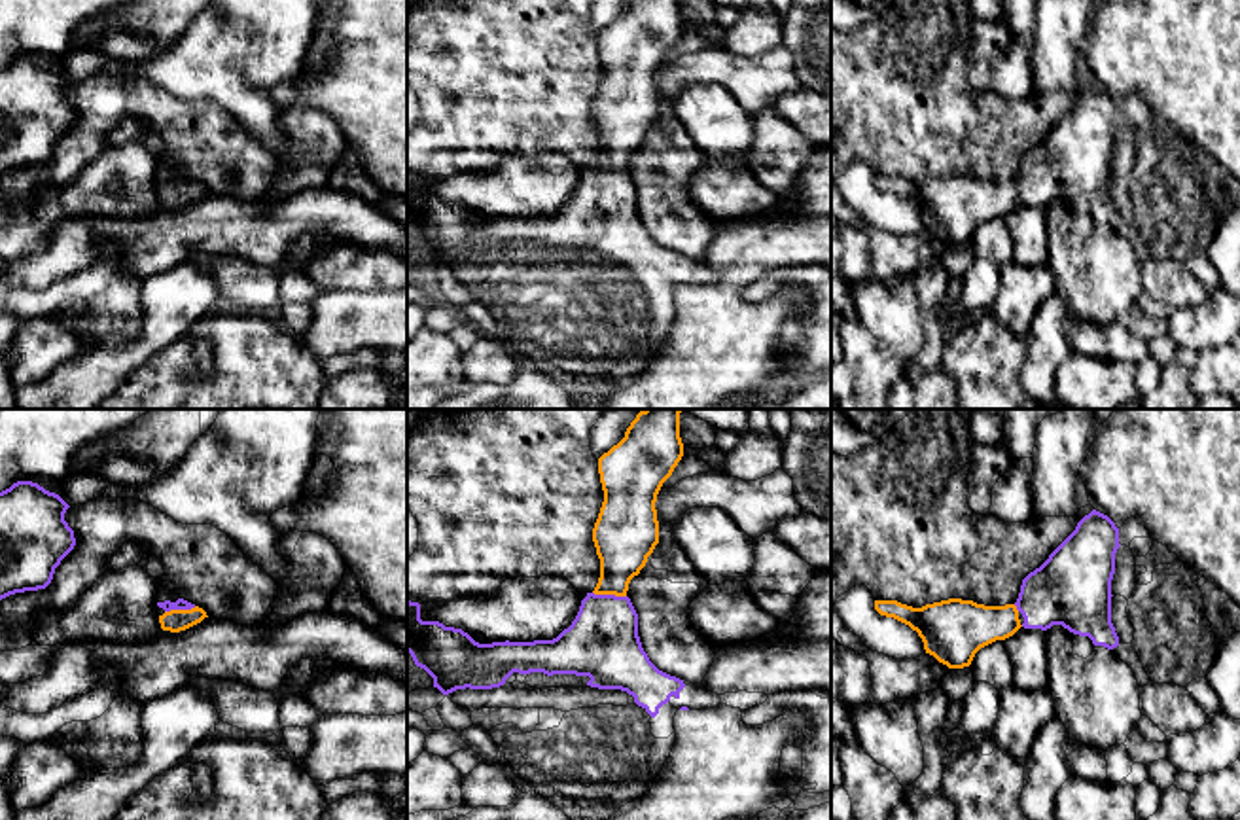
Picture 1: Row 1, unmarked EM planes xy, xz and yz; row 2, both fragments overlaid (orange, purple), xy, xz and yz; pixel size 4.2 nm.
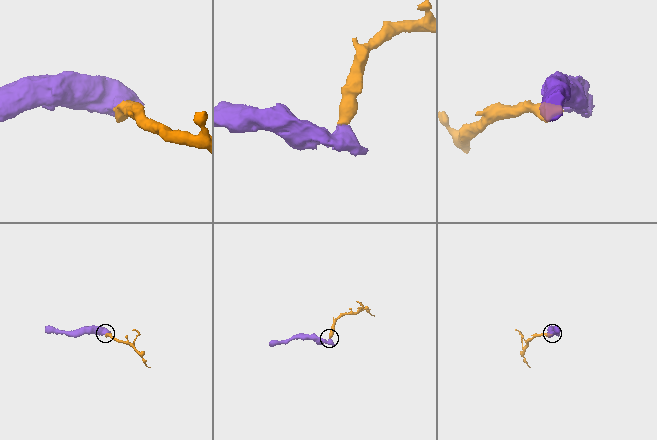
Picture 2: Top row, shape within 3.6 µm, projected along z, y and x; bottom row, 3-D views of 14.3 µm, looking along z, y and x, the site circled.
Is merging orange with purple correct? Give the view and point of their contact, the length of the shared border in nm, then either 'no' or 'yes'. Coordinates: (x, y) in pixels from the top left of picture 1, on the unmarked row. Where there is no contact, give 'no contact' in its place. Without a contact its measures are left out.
xz (610, 169) | 150 nm | yes

